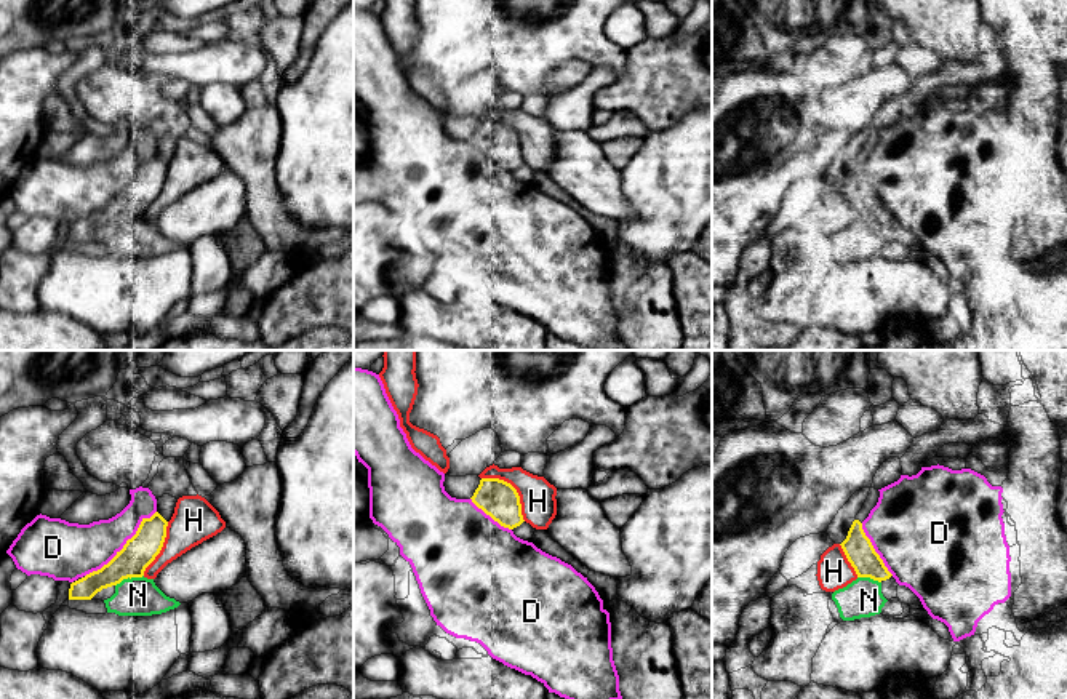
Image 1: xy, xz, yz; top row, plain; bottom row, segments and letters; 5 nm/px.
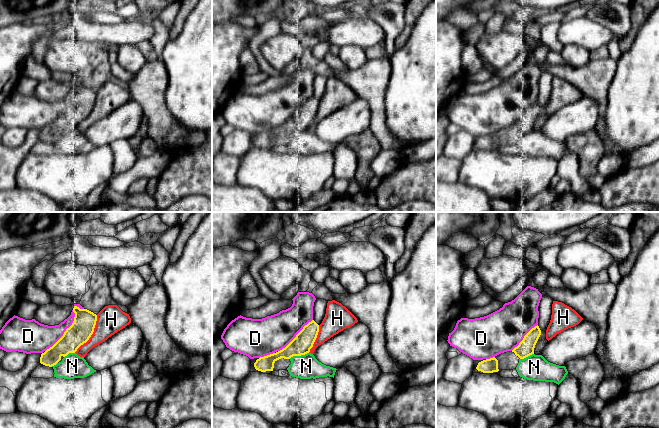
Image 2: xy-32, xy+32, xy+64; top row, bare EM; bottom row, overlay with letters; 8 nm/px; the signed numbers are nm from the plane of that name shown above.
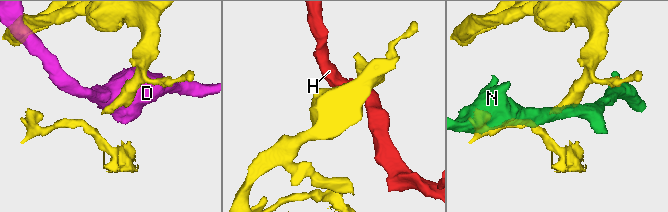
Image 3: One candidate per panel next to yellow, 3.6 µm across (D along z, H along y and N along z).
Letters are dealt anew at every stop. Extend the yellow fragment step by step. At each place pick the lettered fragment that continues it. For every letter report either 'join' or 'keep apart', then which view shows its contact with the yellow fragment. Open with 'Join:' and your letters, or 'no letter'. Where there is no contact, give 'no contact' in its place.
Join: no letter
D: keep apart; contact in xy
H: keep apart; contact in xz
N: keep apart; contact in xy

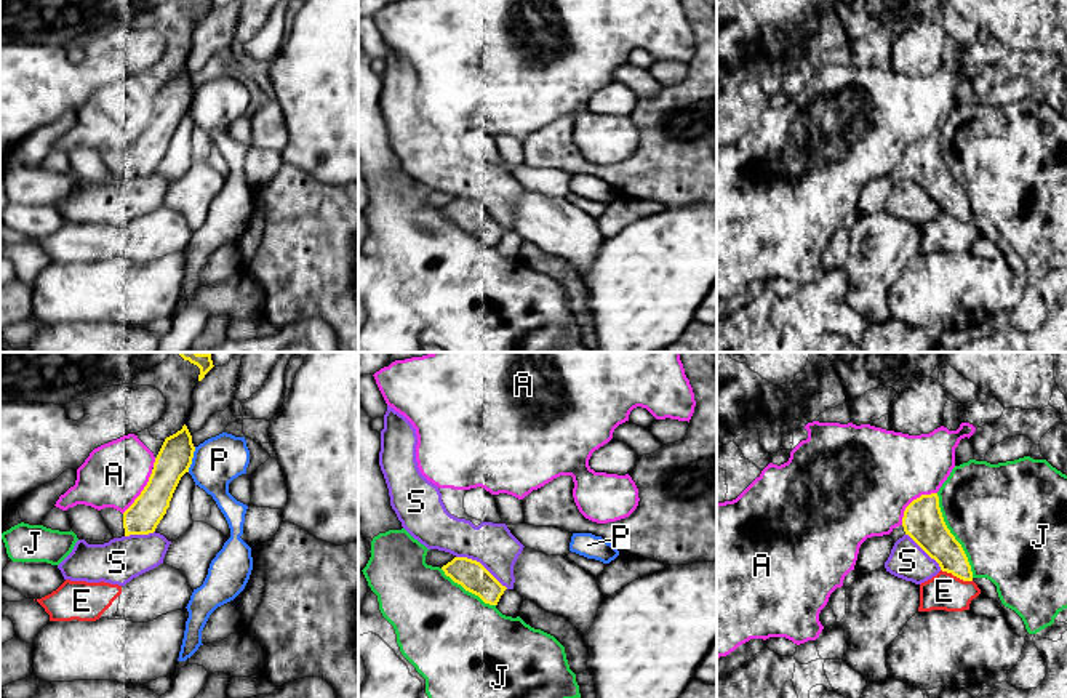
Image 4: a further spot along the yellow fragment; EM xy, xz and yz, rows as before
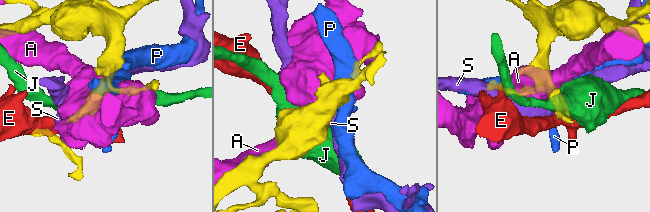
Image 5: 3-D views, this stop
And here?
Join: no letter
A: keep apart; contact in yz
E: keep apart; contact in yz
J: keep apart; contact in yz
P: keep apart; contact in xy
S: keep apart; contact in xz

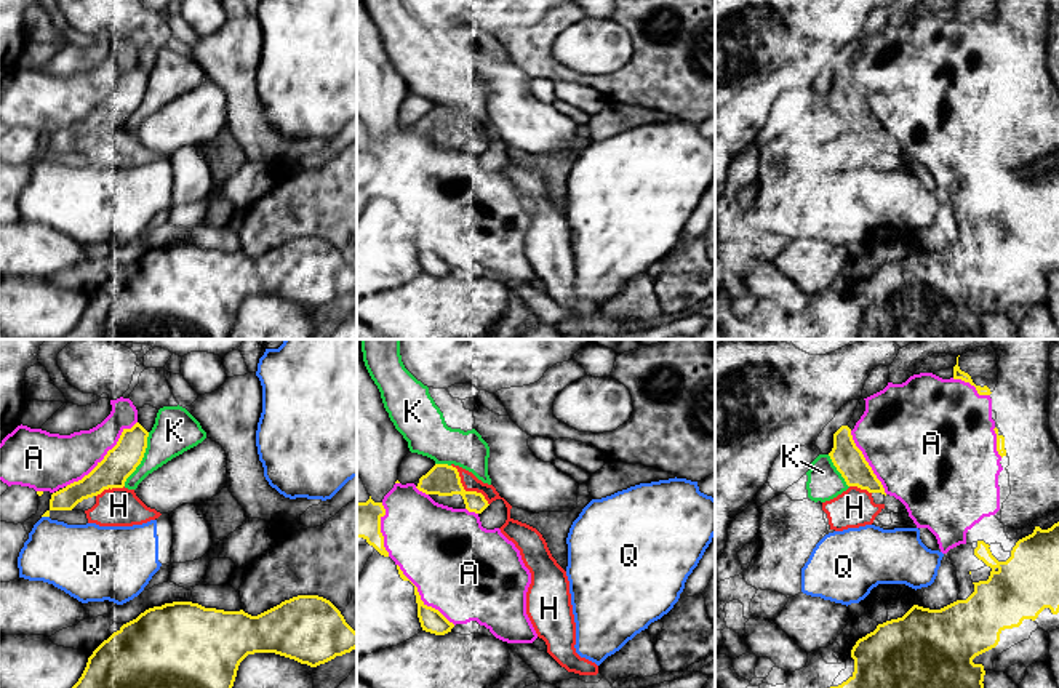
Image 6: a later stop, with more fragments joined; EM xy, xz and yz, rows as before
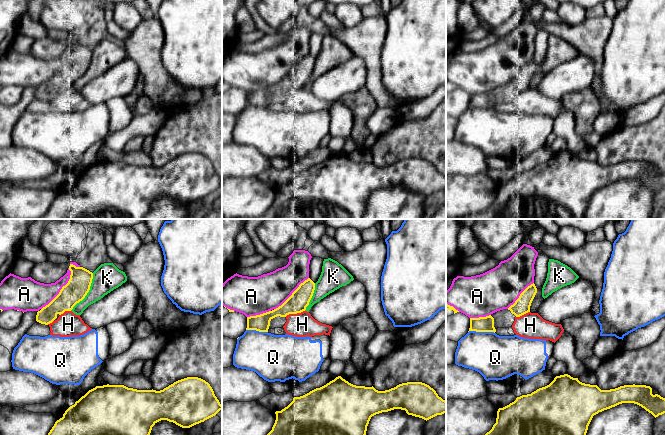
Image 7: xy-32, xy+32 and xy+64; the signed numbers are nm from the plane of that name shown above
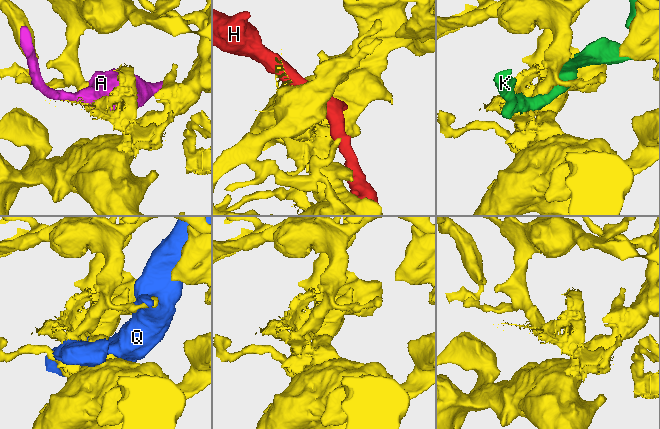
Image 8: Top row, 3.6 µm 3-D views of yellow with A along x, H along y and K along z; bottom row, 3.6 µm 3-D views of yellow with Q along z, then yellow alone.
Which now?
Join: no letter
A: keep apart; contact in xy
H: keep apart; contact in xz
K: keep apart; contact in xy
Q: keep apart; contact in xy

